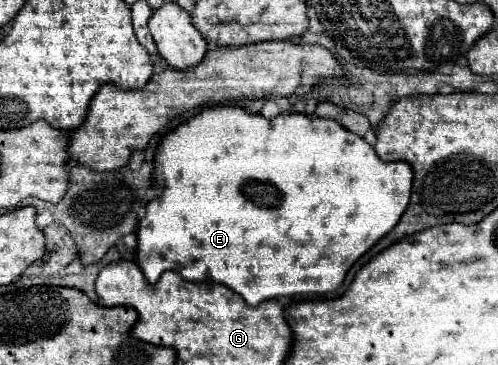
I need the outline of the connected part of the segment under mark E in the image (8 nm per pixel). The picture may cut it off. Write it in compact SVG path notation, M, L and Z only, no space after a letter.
M214 106L204 108L200 114L190 118L188 122L182 122L178 128L162 136L156 156L154 156L154 170L152 180L160 188L160 196L152 198L146 204L146 216L138 224L138 266L142 268L144 260L144 276L150 284L154 284L164 270L176 270L180 272L186 281L199 282L199 273L206 274L212 282L224 284L238 292L246 304L258 306L264 300L280 298L280 296L296 296L296 294L326 294L336 290L342 282L350 266L368 252L380 238L384 238L402 218L402 214L408 208L410 202L410 190L412 190L412 168L406 162L384 162L376 156L374 148L358 134L352 134L350 130L342 128L334 120L308 116L300 112L290 114L278 114L276 118L268 120L262 114L250 114L244 108L238 106Z

